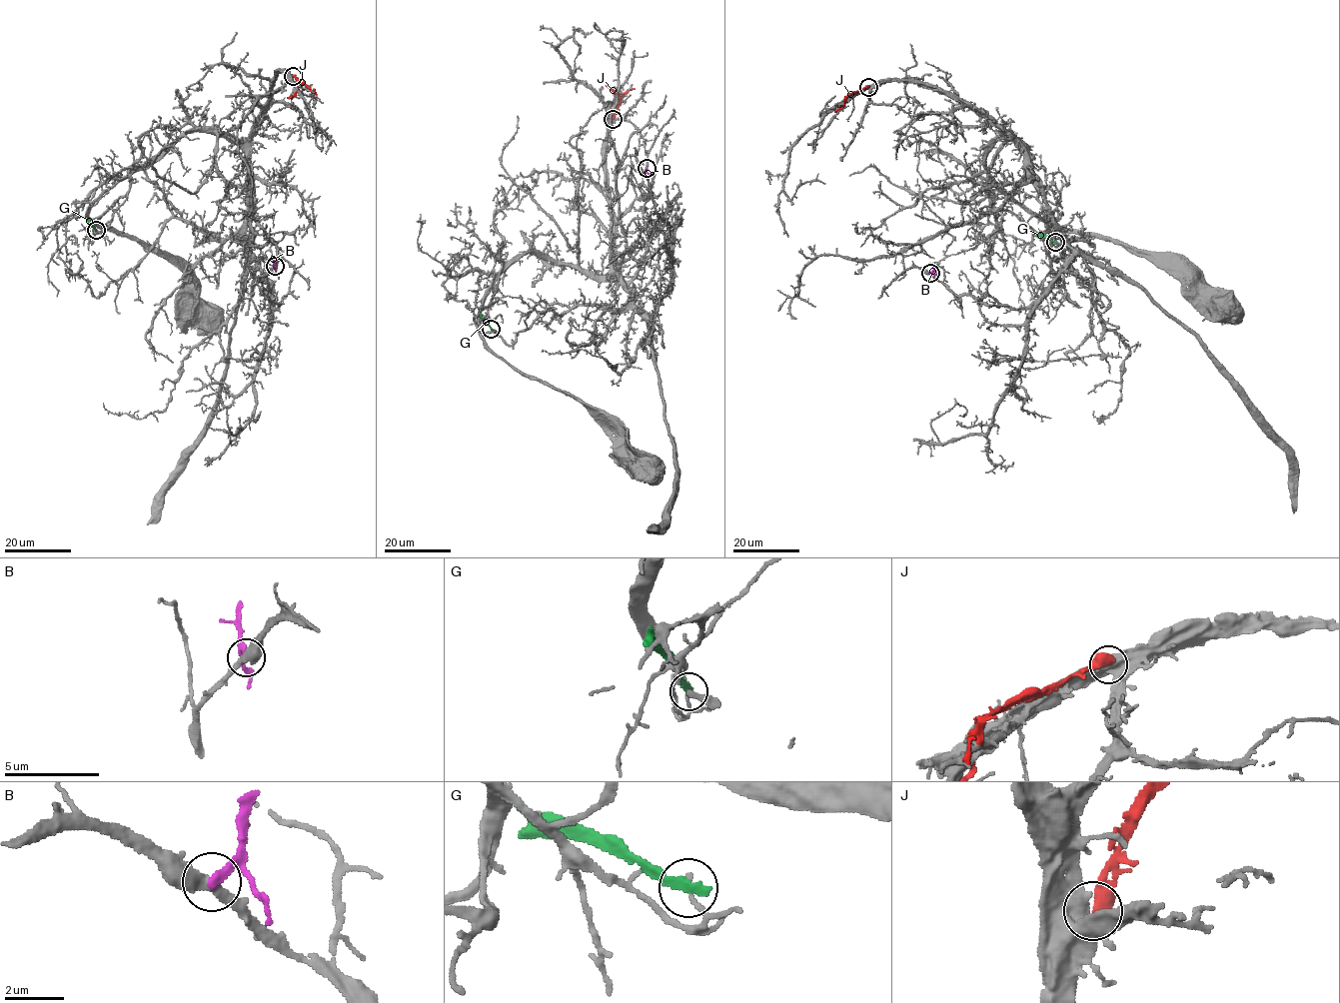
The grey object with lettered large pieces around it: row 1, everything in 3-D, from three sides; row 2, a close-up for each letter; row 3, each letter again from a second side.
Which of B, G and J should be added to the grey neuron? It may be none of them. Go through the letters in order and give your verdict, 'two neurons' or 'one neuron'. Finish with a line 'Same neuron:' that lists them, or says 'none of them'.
B: two neurons
G: two neurons
J: two neurons
Same neuron: none of them

